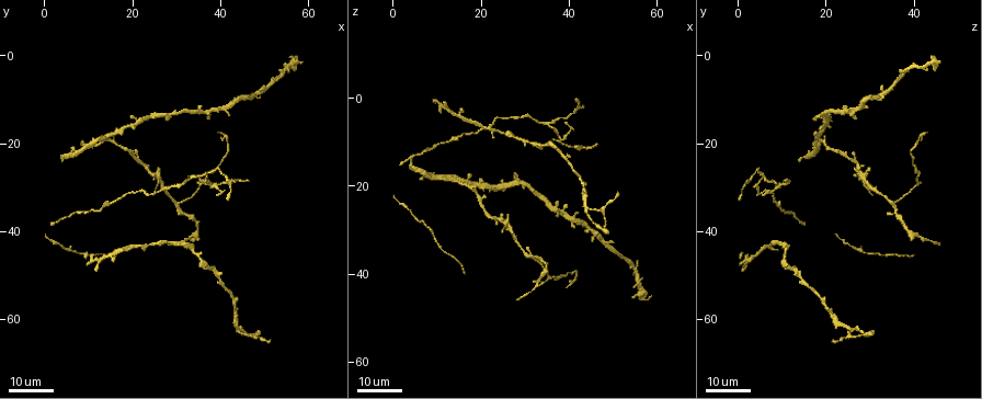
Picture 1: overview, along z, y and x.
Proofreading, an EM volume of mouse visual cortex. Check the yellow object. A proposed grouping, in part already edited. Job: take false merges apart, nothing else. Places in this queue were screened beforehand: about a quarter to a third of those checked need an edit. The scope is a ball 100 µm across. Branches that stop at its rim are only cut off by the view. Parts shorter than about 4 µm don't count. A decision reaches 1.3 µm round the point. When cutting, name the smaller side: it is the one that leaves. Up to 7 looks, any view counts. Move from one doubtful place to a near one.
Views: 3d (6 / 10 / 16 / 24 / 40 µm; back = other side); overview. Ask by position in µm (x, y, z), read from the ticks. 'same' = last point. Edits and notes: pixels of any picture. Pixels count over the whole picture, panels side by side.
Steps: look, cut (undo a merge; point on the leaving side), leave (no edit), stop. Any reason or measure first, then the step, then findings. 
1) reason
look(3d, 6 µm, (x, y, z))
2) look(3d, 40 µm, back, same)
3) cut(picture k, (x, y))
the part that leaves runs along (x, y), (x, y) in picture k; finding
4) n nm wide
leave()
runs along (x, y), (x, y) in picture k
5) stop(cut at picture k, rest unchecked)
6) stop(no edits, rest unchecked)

arms part here
look(3d, 24 µm, (30.5, 34.5, 35.5))

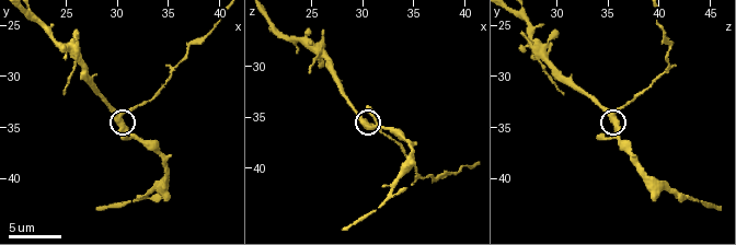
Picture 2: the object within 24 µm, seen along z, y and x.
zoom in
look(3d, 6 µm, (30.2, 34.0, 35.4))

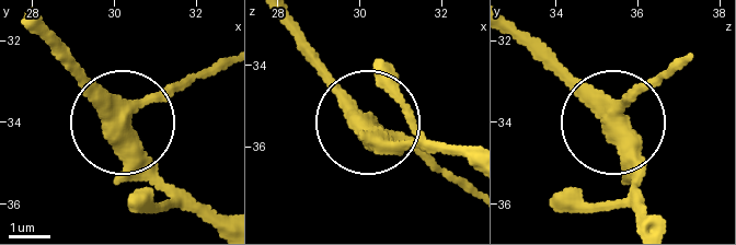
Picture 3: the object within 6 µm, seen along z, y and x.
400 nm wide
cut(picture 3, (193, 80))
the part that leaves runs along (152, 94), (222, 70) in picture 3; a second neuron is stuck on

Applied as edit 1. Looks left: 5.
look(overview)

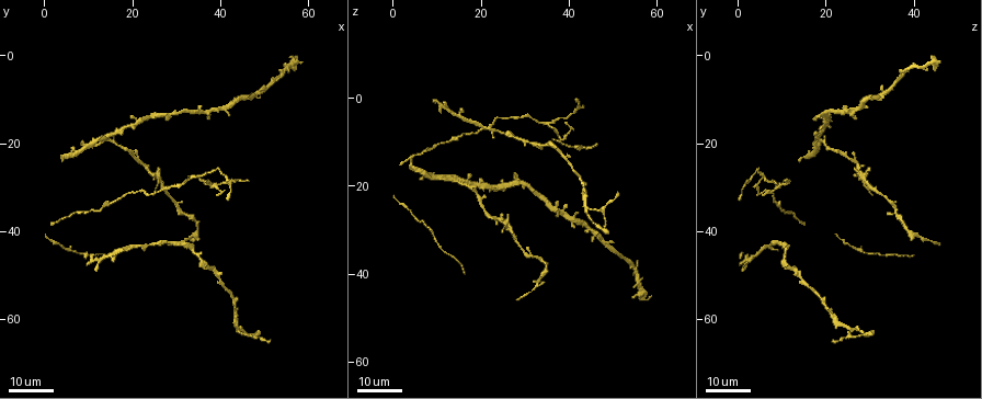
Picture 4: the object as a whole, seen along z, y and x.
look(3d, 24 µm, (17.0, 45.0, 4.5))

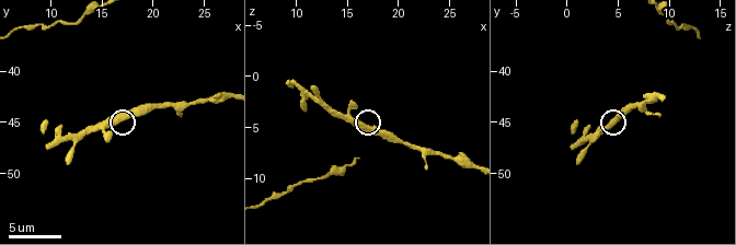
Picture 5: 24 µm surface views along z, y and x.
zoom in
look(3d, 10 µm, (17.2, 44.6, 5.0))

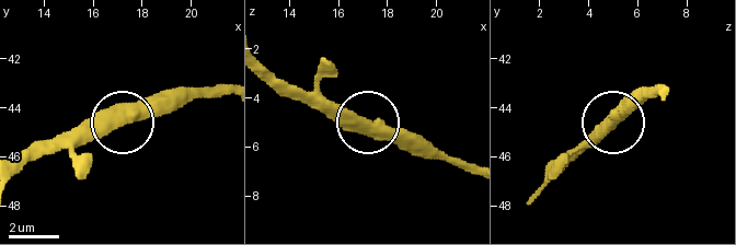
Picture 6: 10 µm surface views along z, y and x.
leave()
one neuron here

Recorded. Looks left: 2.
side arm on a straight run
look(3d, 6 µm, (25.4, 27.8, 28.6))

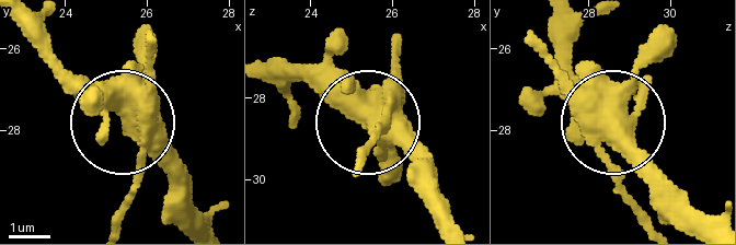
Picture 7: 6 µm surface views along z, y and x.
other side
look(3d, 6 µm, back, same)

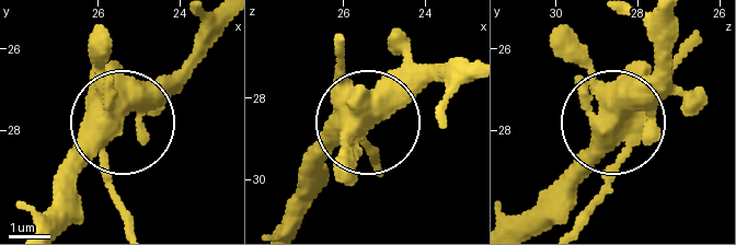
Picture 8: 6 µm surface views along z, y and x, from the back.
570 nm wide
cut(picture 8, (341, 55))
two neurons meet here

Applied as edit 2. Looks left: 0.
stop(cut at picture 3, cut at picture 8, rest unchecked)

